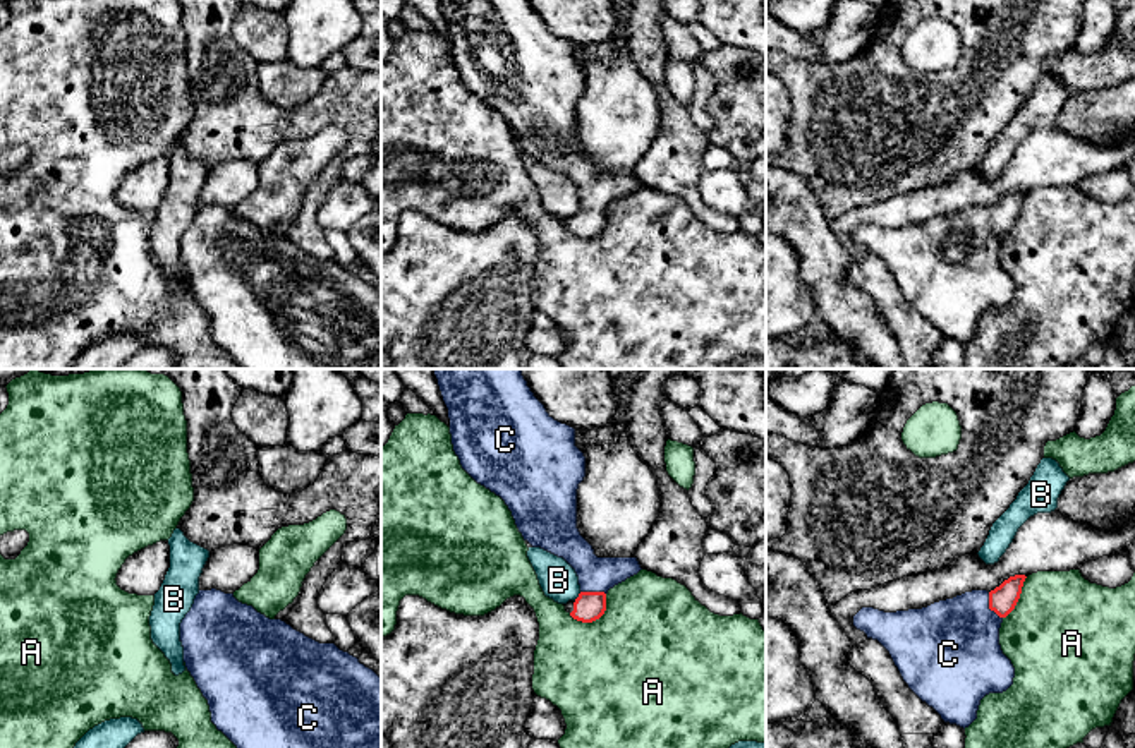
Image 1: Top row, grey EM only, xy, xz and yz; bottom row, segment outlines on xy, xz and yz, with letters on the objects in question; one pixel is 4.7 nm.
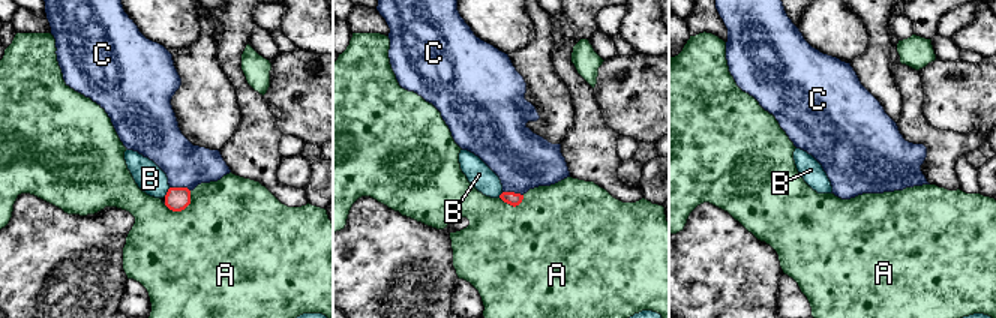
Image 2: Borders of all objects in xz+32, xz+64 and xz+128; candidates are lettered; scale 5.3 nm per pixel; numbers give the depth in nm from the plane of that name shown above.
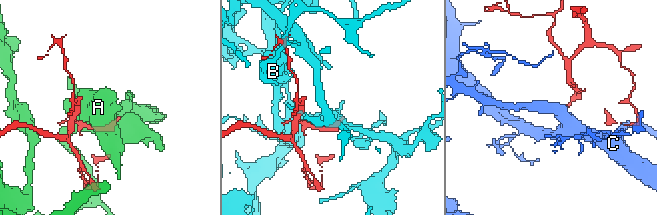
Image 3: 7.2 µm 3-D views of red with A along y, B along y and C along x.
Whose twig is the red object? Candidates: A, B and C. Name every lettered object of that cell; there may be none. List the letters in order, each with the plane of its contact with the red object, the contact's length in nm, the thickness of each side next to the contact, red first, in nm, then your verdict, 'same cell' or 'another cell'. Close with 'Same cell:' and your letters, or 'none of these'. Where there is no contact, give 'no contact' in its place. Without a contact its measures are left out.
A: contact in xz; length 200 nm; calibres 140 and 500 nm; another cell
B: contact in xz; length 50 nm; calibres 140 and 180 nm; another cell
C: contact in yz; length 140 nm; calibres 130 and 440 nm; same cell
Same cell: C

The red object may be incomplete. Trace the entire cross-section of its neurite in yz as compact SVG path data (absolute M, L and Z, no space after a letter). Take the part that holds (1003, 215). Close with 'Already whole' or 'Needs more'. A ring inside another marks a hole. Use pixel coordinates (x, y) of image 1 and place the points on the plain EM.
M1025 190L1005 196L994 206L972 206L922 225L884 228L862 223L853 242L877 256L891 271L903 297L944 338L968 343L977 335L980 316L1013 300L1015 283L999 261L1003 235L1015 225Z. Needs more

